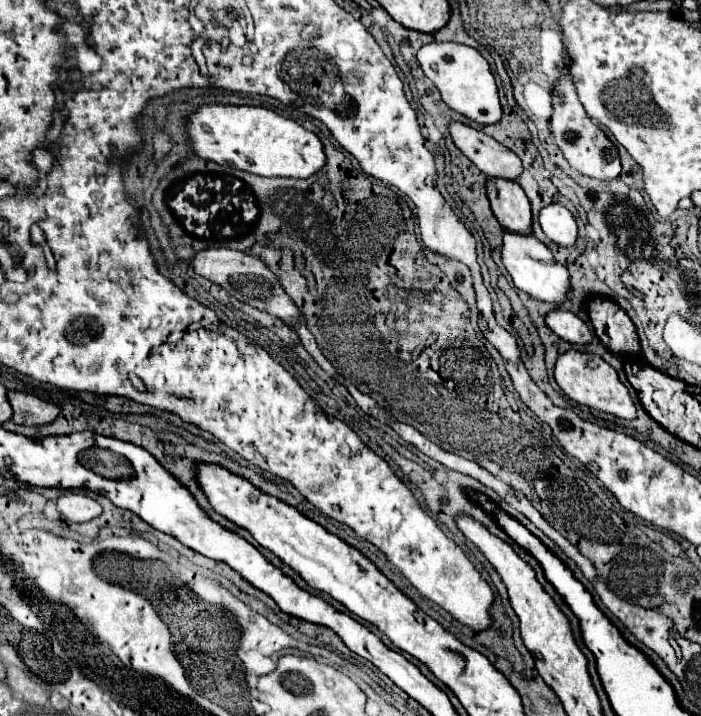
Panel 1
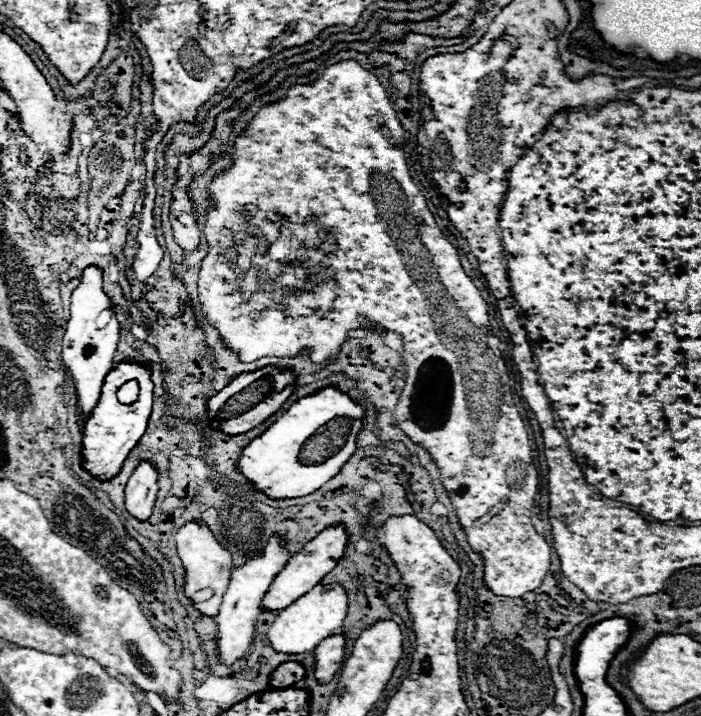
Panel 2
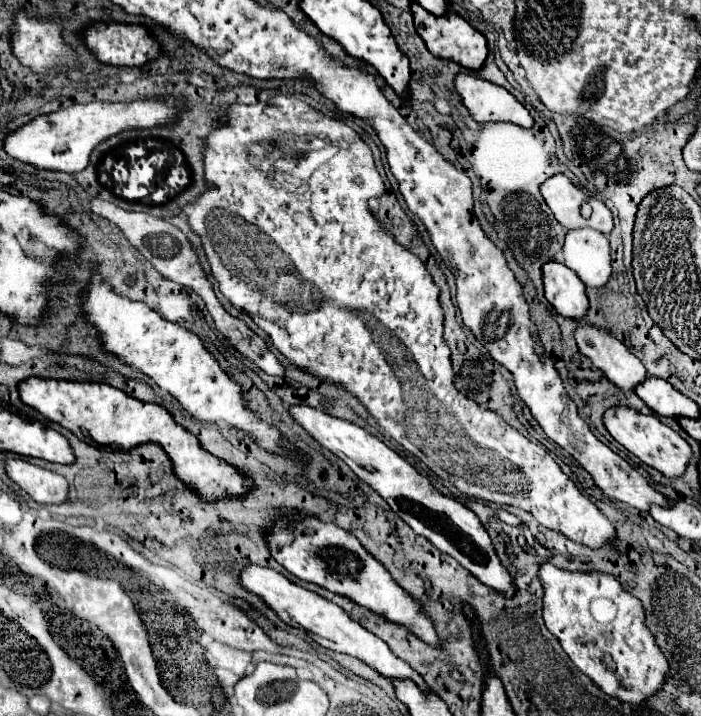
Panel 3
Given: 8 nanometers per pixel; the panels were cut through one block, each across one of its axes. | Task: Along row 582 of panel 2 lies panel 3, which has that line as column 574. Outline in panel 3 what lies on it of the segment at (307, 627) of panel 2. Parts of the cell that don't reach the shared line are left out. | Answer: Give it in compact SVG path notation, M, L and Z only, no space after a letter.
M580 324L574 332L574 338L580 354L590 358L592 364L600 368L604 376L618 388L634 390L634 386L646 378L646 368L642 362L606 330L592 324Z

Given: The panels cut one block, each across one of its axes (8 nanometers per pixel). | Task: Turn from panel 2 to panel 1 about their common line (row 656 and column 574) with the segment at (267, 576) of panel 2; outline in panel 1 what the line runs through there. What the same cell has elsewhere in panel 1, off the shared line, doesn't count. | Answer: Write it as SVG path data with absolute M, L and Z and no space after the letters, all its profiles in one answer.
M548 204L540 210L540 226L544 230L544 234L560 244L560 246L572 246L576 242L578 236L578 226L574 216L562 206L562 204Z

